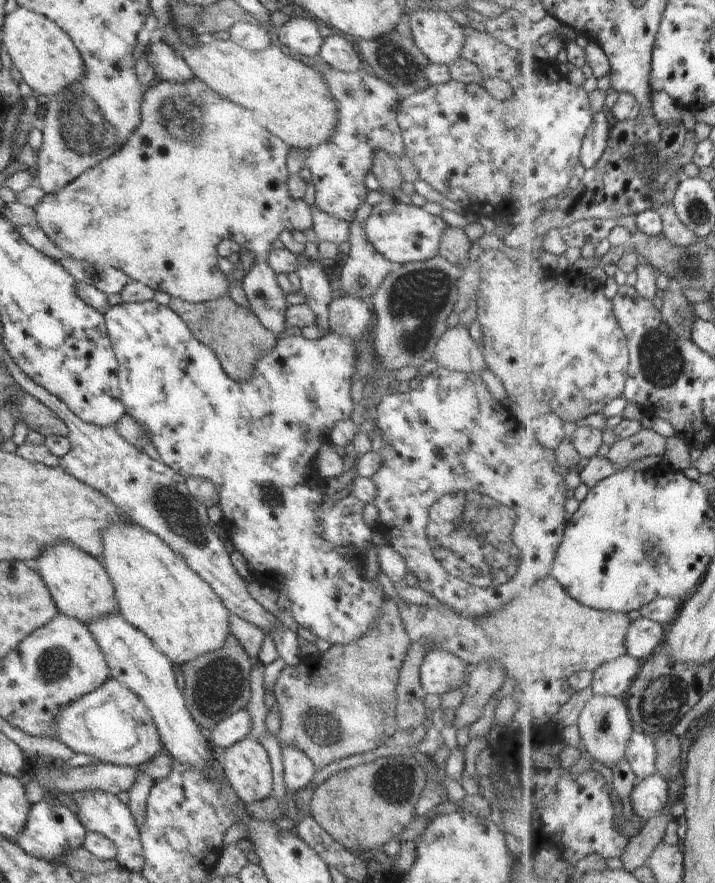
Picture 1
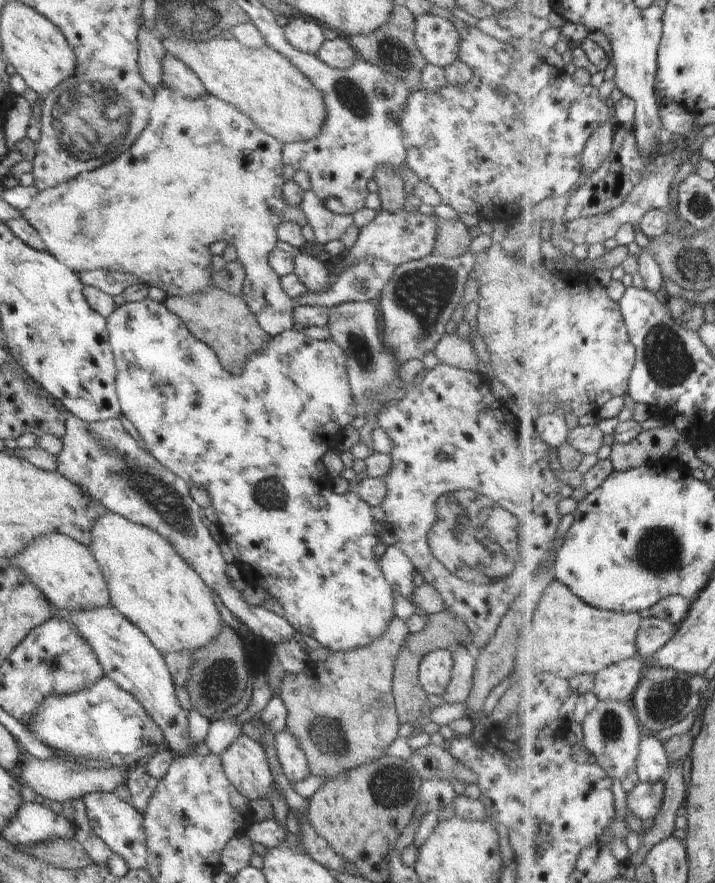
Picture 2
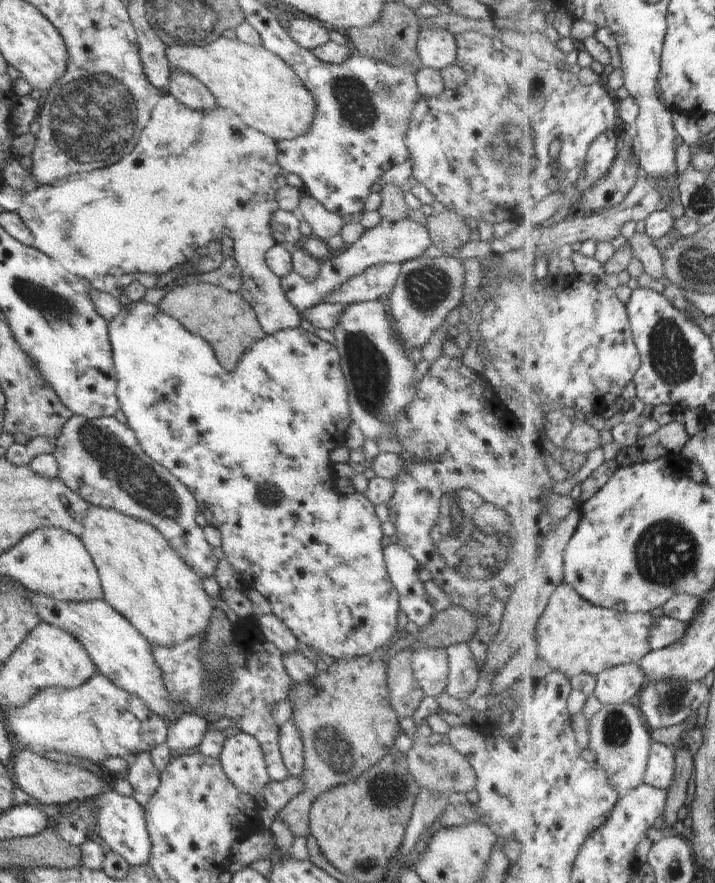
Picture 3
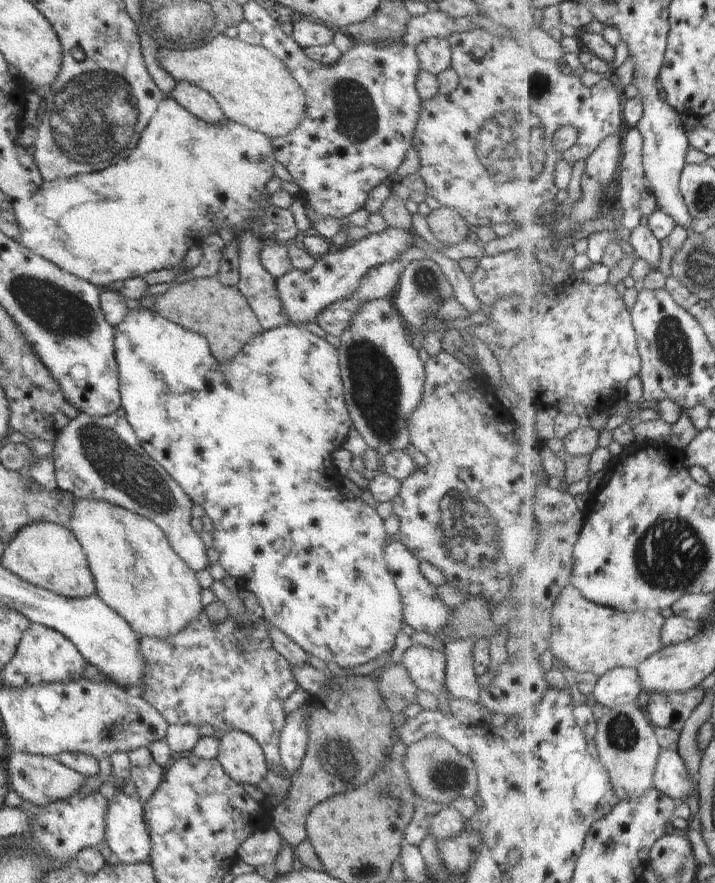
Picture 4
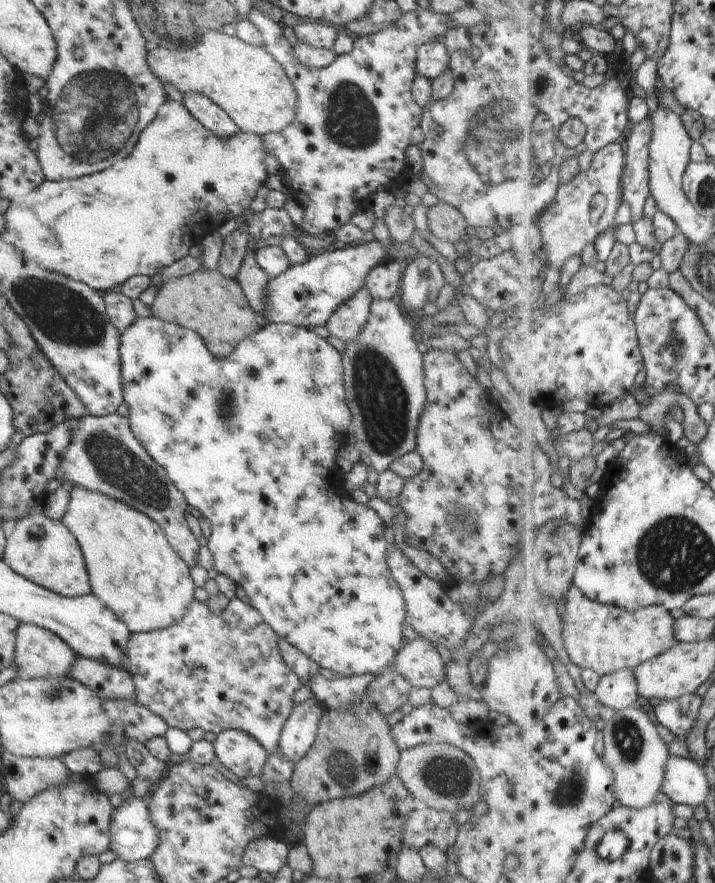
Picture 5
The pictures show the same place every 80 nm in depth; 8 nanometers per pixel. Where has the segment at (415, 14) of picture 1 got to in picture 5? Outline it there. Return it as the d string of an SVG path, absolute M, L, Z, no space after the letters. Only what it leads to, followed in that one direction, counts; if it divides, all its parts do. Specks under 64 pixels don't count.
M441 39L422 44L416 52L417 75L426 76L428 80L438 78L449 72L448 52Z

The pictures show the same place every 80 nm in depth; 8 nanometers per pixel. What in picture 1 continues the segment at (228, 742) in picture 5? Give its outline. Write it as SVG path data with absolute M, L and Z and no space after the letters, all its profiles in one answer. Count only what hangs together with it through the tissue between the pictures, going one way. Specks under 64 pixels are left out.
M252 736L223 750L222 772L247 806L272 795L273 770L266 749Z

